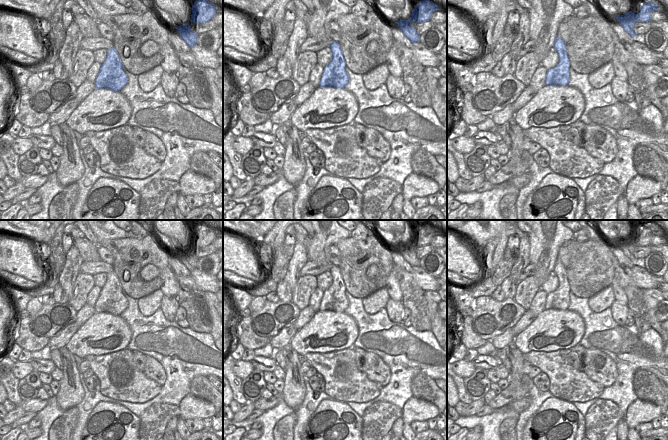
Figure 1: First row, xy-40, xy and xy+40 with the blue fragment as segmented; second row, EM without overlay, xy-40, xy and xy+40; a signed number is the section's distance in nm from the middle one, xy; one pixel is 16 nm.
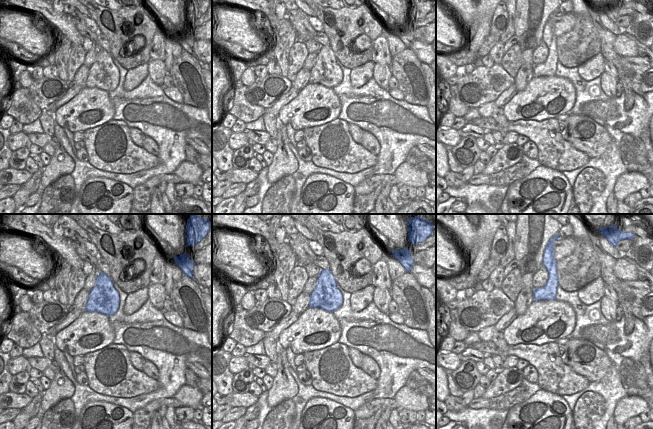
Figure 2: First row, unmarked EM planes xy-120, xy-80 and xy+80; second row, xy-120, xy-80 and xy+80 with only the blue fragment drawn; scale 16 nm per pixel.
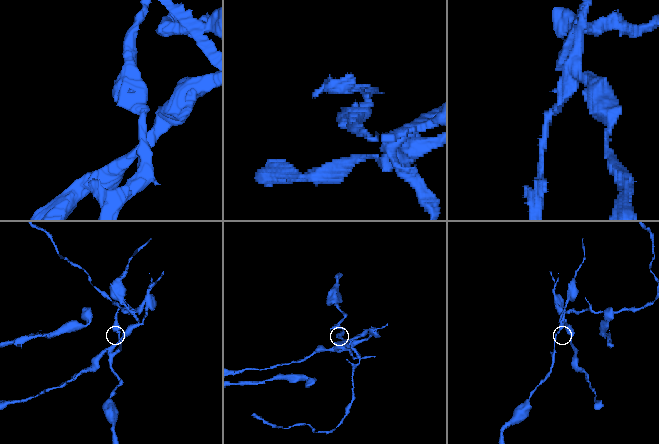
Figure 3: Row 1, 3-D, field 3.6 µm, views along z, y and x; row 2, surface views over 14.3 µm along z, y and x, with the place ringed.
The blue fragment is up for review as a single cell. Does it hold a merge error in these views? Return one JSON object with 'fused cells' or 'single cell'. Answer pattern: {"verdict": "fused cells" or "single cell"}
{"verdict": "fused cells"}

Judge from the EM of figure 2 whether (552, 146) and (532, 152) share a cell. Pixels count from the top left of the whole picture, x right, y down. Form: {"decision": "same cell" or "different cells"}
{"decision": "different cells"}

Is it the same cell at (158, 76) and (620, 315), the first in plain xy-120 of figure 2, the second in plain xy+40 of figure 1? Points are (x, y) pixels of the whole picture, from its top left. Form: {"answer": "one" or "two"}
{"answer": "one"}

